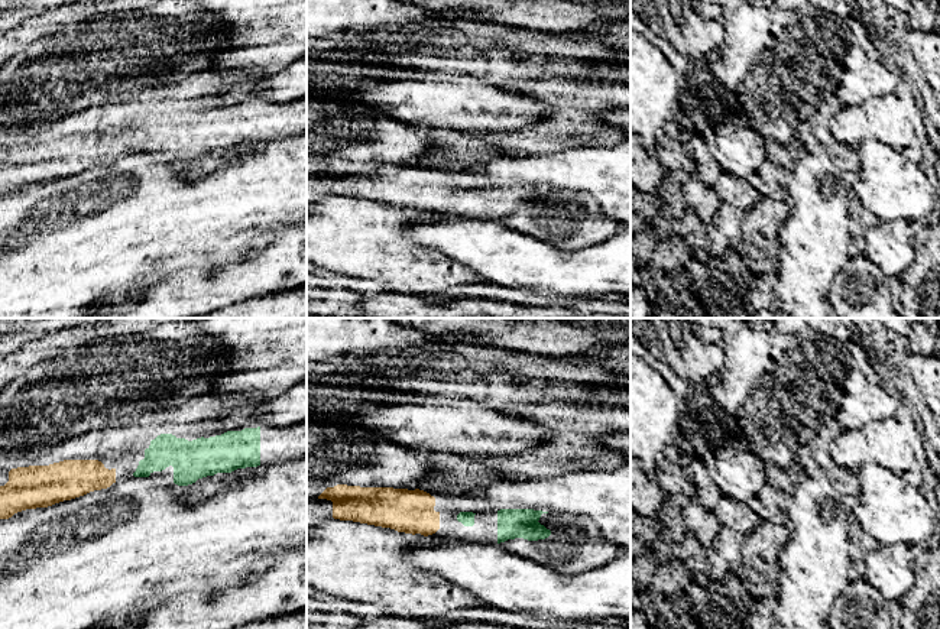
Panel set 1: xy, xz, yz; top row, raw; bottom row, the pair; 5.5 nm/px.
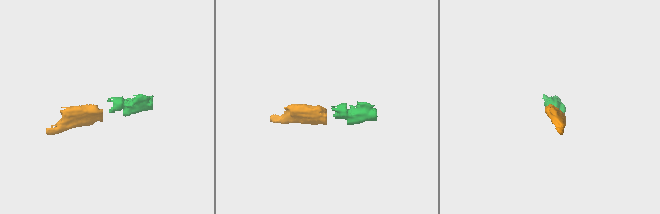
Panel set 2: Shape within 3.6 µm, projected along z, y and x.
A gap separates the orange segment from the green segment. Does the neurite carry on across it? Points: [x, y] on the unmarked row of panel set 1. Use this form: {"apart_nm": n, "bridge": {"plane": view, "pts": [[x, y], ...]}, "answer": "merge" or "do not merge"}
{"apart_nm": 100, "bridge": {"plane": "xy", "pts": [[114, 149], [133, 149]]}, "answer": "merge"}

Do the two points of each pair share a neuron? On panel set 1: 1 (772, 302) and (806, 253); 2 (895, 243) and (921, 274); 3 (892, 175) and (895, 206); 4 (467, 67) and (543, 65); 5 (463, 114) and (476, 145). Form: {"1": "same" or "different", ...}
{"1": "different", "2": "different", "3": "same", "4": "same", "5": "different"}

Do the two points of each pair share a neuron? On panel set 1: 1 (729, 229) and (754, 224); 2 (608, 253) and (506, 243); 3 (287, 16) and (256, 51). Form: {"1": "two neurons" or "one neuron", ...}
{"1": "two neurons", "2": "one neuron", "3": "one neuron"}

